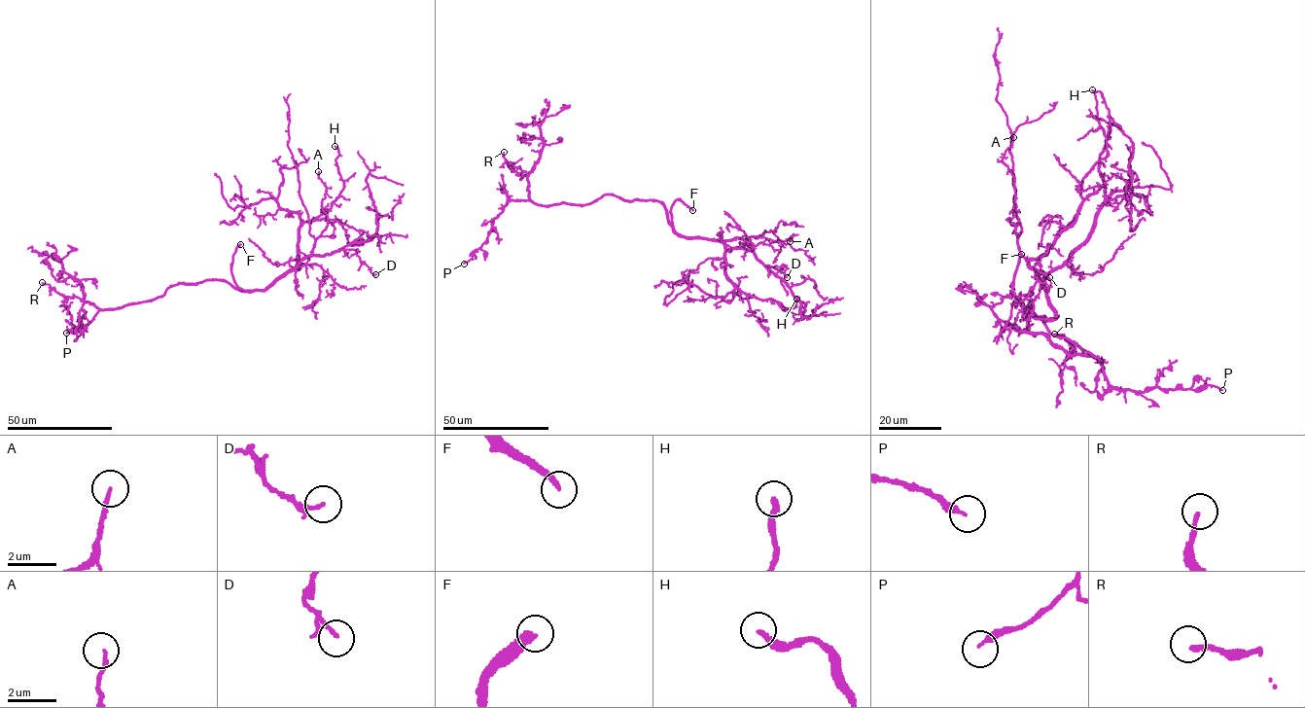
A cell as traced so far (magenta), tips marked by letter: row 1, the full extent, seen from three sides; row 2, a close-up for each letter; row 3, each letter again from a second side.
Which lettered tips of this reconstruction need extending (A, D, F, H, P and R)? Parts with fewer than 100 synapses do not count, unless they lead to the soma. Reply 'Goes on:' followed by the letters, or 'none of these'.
Goes on: F

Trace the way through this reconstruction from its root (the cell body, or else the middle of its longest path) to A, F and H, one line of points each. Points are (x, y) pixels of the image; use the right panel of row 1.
A: (1032, 316), (1046, 320), (1055, 314), (1020, 253), (1015, 232), (1014, 176), (1003, 160), (1013, 137)
F: (1032, 316), (1045, 320), (1032, 317), (1014, 293), (1013, 277), (1021, 254)
H: (1032, 316), (1053, 319), (1041, 284), (1085, 240), (1104, 201), (1098, 165), (1109, 113), (1103, 95), (1092, 89)

